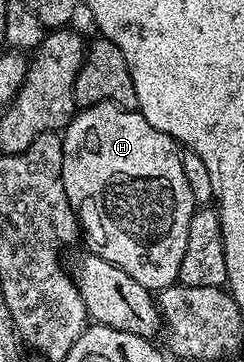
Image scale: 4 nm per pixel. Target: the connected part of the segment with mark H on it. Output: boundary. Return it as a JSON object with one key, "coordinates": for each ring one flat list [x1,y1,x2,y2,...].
{"coordinates":[[107,103,93,104,90,108,75,111,73,118,61,133,61,137,62,153,64,154,64,162,62,163,64,190,68,194,68,202,72,206,72,210,78,216,84,244,86,240,87,246,90,247,87,249,93,255,104,258,104,262,112,262,112,266,120,266,120,270,124,270,124,274,136,278,136,282,140,282,140,286,145,288,161,290,177,284,180,274,180,261,184,259,184,246,188,246,188,226,196,207,192,198,192,190,188,190,188,178,184,178,182,152,178,141,168,134,156,130,156,126,152,126,152,122,148,122,148,118,144,118,141,112,133,108,121,108,119,104]]}

